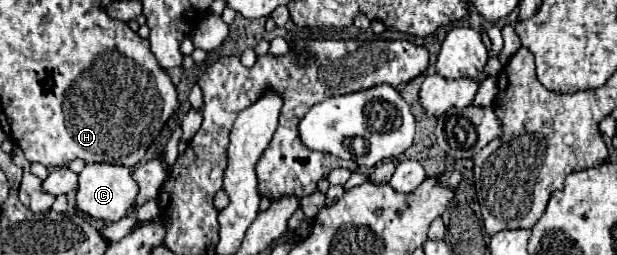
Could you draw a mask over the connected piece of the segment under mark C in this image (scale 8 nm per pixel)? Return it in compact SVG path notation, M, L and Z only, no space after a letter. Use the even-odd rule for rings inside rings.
M86 164L86 168L78 176L78 194L76 204L78 208L104 222L118 222L134 212L134 200L138 196L138 184L132 180L130 170L126 166L116 164Z

